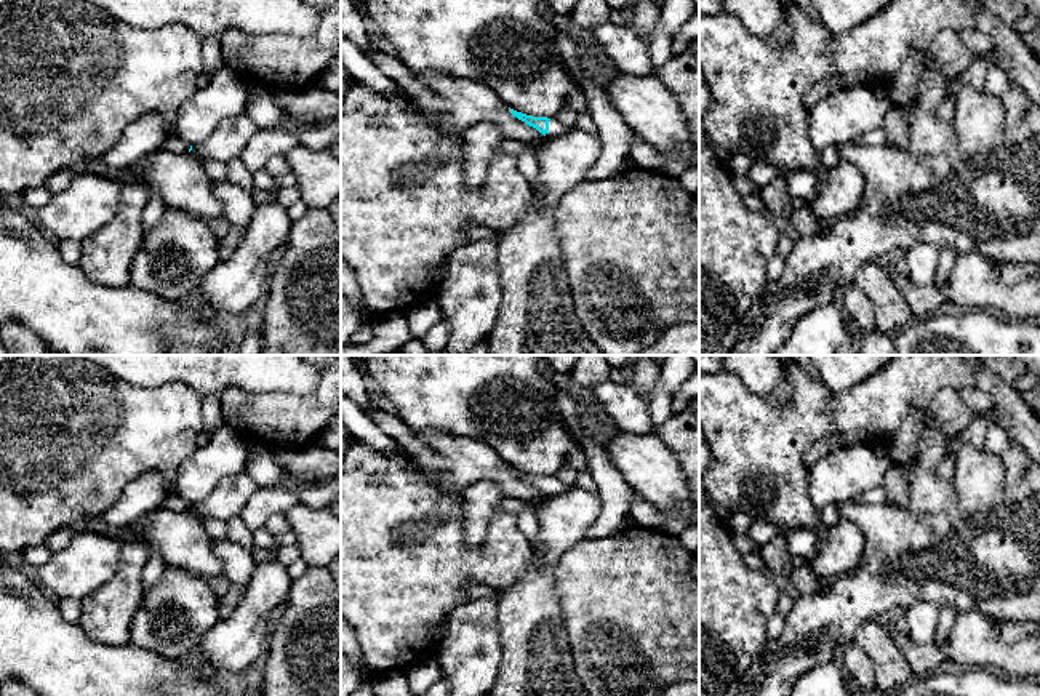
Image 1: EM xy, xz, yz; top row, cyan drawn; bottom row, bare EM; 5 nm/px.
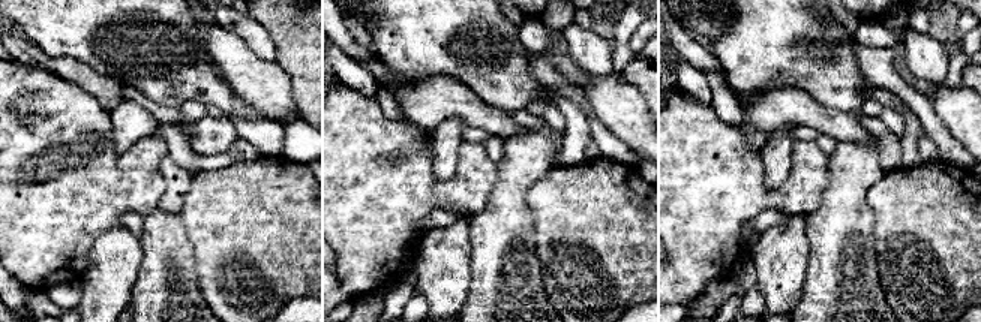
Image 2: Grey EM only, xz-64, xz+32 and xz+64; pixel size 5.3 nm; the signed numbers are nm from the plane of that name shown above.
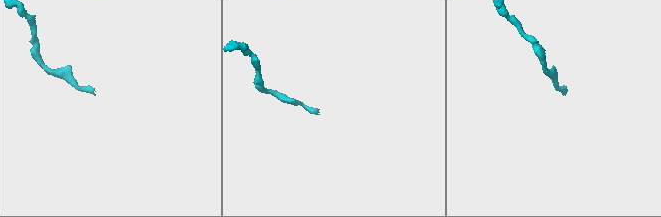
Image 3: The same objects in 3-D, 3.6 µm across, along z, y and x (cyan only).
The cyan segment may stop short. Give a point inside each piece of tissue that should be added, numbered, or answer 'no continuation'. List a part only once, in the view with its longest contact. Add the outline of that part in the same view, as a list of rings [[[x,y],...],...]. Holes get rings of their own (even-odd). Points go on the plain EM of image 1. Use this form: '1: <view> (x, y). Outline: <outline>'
1: xz (556, 487). Outline: [[[555,475],[549,478],[549,490],[546,491],[549,498],[566,491],[568,491],[568,486],[562,483]]]

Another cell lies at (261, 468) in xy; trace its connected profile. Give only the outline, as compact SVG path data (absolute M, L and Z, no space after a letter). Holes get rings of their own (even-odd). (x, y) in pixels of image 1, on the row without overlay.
M267 448L251 456L245 470L259 488L277 485L283 477L283 469L274 459L272 450Z

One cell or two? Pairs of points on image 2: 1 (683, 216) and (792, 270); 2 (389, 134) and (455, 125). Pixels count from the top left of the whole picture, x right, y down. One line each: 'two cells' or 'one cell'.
1: two cells
2: two cells

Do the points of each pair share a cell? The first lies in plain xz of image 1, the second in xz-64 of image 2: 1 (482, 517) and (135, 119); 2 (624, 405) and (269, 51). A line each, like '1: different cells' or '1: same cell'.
1: same cell
2: same cell

